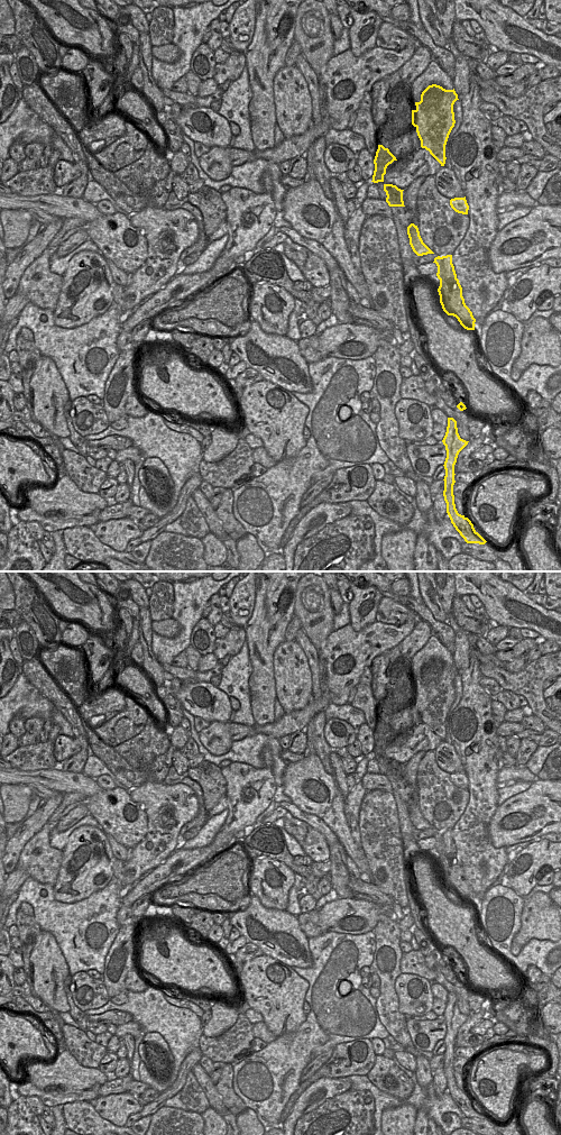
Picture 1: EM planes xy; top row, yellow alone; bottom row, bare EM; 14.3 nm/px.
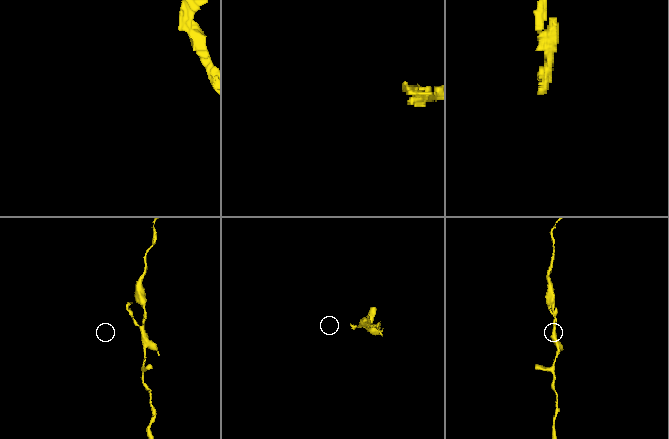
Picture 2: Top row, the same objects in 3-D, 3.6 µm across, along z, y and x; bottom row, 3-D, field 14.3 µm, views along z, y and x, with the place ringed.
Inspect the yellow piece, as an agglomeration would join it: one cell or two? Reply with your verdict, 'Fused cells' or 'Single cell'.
Fused cells

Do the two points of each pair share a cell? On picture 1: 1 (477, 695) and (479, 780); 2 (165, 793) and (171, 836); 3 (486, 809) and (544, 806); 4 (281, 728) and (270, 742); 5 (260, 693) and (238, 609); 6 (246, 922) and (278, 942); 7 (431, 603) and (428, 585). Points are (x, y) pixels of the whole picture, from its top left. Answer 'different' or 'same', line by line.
1: same
2: same
3: different
4: different
5: different
6: same
7: same

